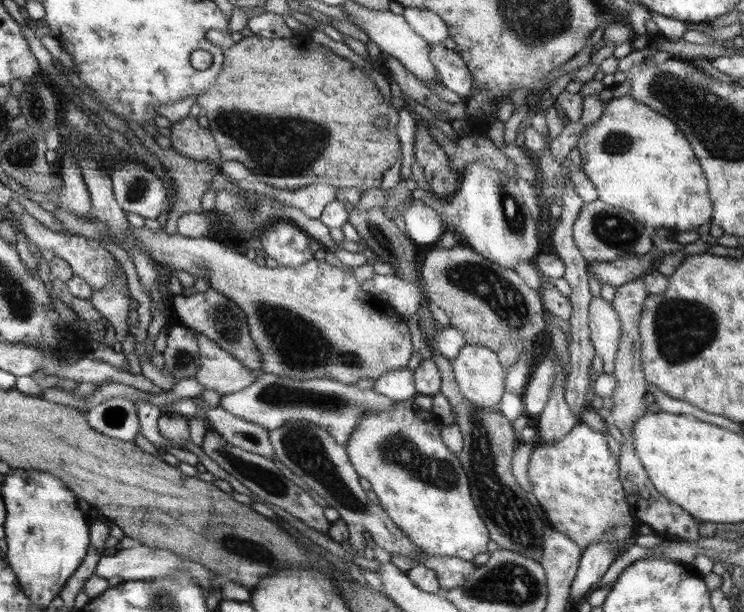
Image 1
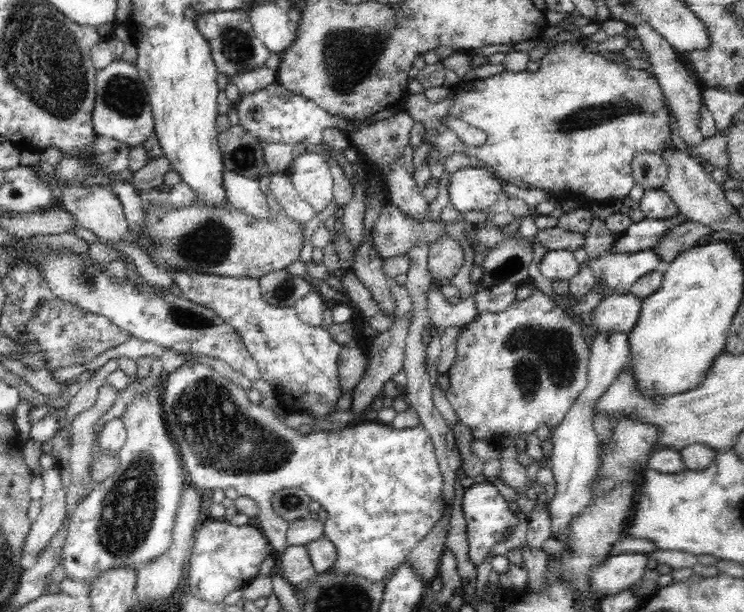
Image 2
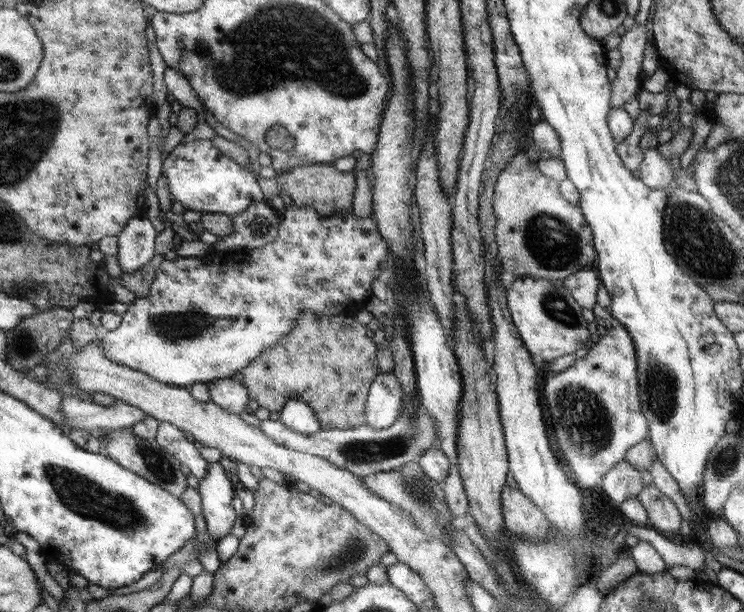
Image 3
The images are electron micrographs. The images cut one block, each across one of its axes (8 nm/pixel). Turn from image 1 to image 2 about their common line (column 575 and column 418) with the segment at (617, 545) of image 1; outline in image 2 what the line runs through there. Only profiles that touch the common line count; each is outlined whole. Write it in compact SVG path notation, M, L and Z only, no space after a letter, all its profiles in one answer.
M188 360L186 364L182 364L178 370L170 373L166 377L165 393L161 400L162 410L164 410L164 419L166 426L168 426L169 434L172 439L177 442L178 451L182 455L182 464L187 474L188 484L194 485L198 490L204 492L212 492L217 488L225 490L233 487L236 489L238 496L252 497L257 502L258 514L256 518L260 520L261 531L266 535L270 546L277 552L284 552L289 544L287 543L287 527L289 521L284 520L272 506L273 496L279 490L300 487L308 493L311 500L316 500L320 503L320 508L328 512L328 517L324 524L324 536L336 545L337 558L334 566L327 569L328 573L341 574L357 574L360 577L366 577L374 582L386 582L387 576L391 573L394 567L400 566L405 562L408 553L424 538L431 530L434 524L442 518L443 509L446 508L446 501L442 499L442 484L444 477L439 467L435 446L431 436L426 432L426 429L421 425L412 428L395 429L390 428L390 425L383 425L380 422L356 422L342 430L321 431L313 430L308 434L304 434L302 429L292 429L286 427L280 422L274 411L262 407L260 404L250 402L247 397L247 391L240 386L234 384L231 380L224 378L218 374L213 368L196 362L195 360Z

